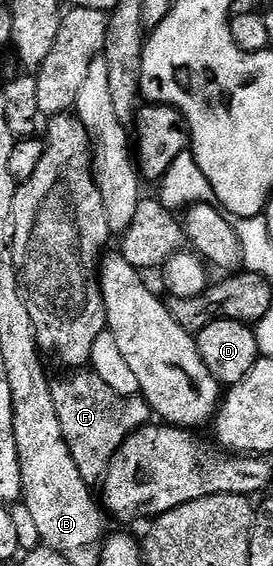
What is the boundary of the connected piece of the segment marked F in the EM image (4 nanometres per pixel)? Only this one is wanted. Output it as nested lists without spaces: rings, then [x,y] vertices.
[[[90,370],[72,371],[60,384],[54,385],[53,391],[61,434],[81,478],[88,482],[102,481],[113,454],[138,428],[147,427],[153,420],[151,407],[142,395],[113,394]]]

